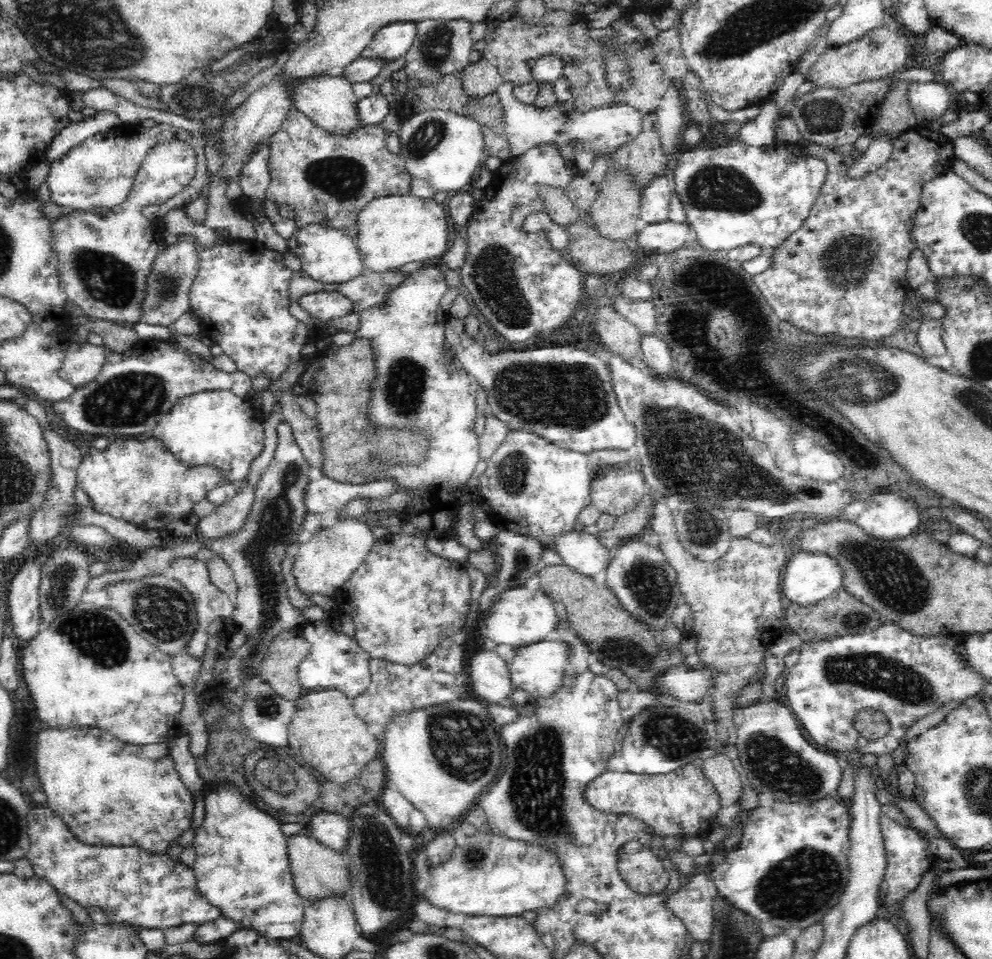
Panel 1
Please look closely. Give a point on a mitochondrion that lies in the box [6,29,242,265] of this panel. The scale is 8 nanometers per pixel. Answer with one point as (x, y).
(91, 183)

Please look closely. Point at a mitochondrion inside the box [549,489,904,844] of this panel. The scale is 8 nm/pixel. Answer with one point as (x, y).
(771, 760)

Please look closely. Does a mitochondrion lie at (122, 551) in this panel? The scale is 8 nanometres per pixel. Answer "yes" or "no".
no

